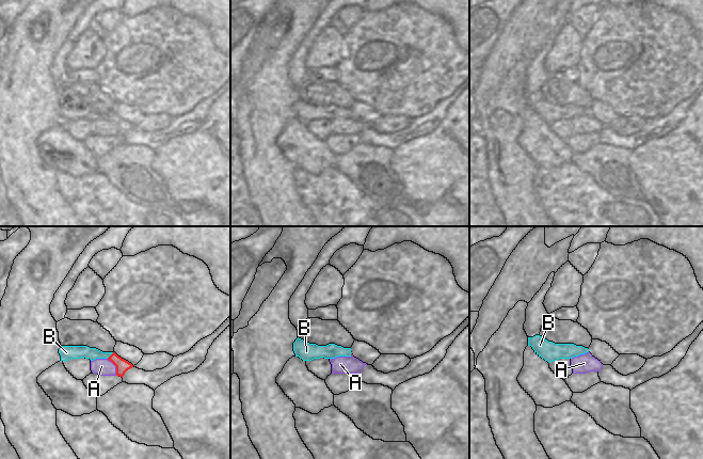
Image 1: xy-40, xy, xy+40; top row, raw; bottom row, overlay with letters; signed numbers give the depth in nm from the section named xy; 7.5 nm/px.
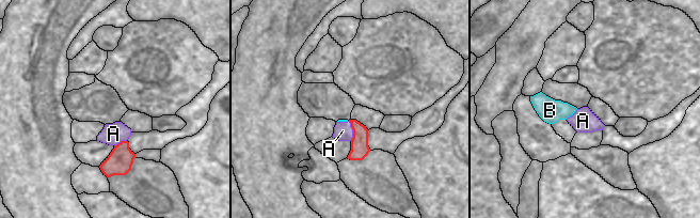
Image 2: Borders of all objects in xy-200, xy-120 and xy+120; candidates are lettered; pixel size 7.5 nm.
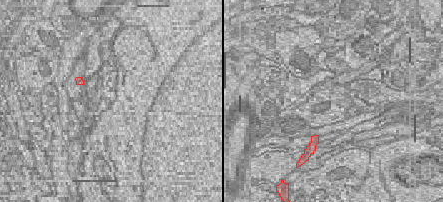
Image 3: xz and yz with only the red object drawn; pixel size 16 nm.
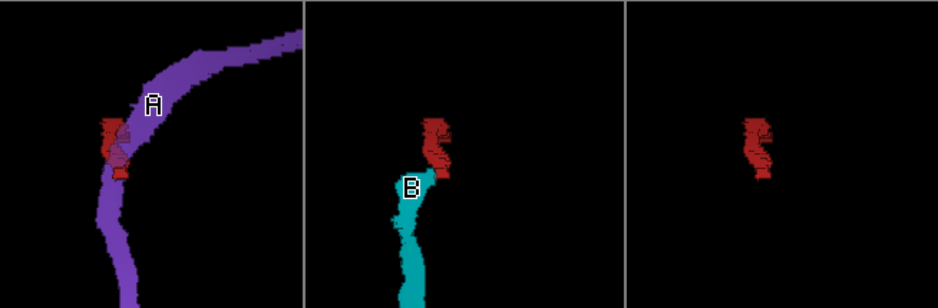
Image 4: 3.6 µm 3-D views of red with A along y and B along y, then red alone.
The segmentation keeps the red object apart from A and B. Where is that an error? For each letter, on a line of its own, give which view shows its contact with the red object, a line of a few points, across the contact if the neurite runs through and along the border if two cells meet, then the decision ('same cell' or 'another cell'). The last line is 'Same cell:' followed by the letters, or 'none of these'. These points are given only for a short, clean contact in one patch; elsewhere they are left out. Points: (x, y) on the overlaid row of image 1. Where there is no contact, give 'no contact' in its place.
A: contact in xy-40; line xy-40 (107, 359), (115, 366), (116, 375); another cell
B: contact in xy-40; line xy-40 (122, 365), (111, 354), (78, 351); same cell
Same cell: B

